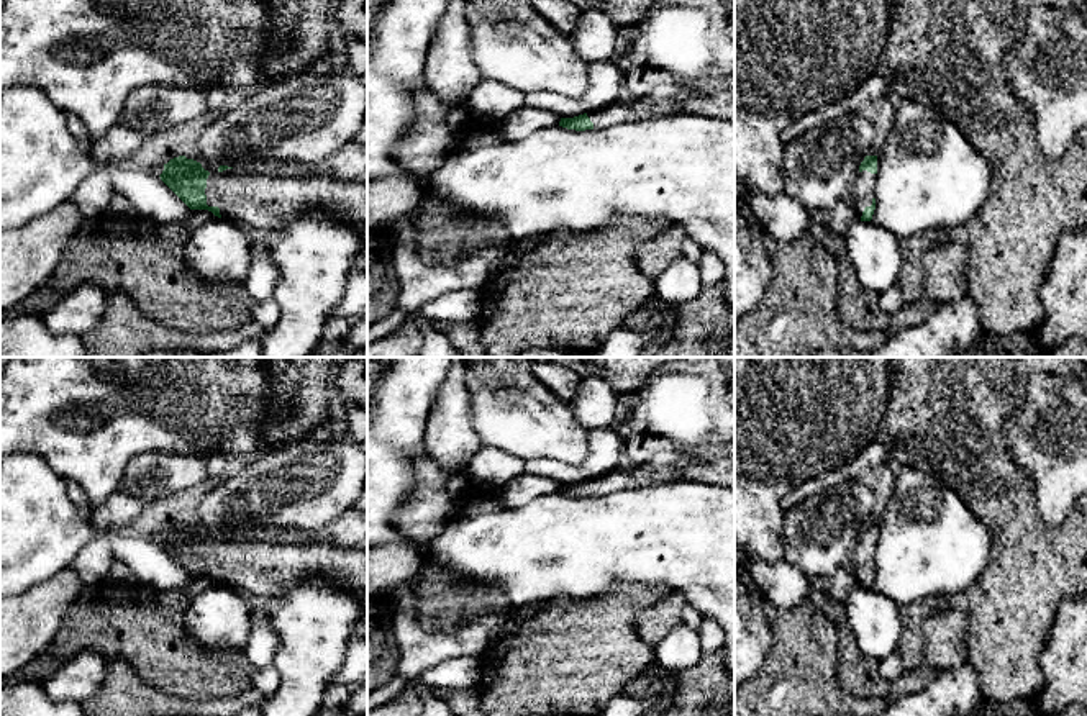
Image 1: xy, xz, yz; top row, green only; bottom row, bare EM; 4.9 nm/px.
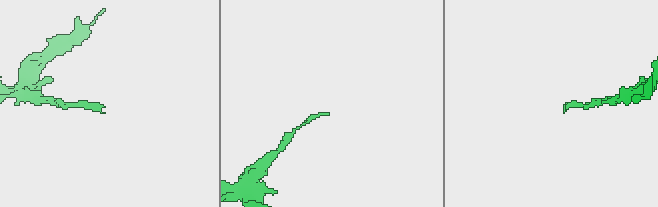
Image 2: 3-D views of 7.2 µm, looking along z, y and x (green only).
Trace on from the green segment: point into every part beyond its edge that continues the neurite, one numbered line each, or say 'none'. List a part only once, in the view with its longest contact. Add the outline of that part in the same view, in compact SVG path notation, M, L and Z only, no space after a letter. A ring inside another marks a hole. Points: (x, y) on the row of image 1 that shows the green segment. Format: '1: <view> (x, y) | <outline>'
1: xy (250, 199) | M233 167L210 174L207 179L207 205L218 206L223 221L233 221L239 229L254 229L264 234L284 228L300 211L330 210L354 224L354 233L367 249L367 185L343 182L321 175L272 177L252 167Z

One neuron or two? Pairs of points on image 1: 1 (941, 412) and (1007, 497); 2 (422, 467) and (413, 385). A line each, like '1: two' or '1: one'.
1: one
2: two

